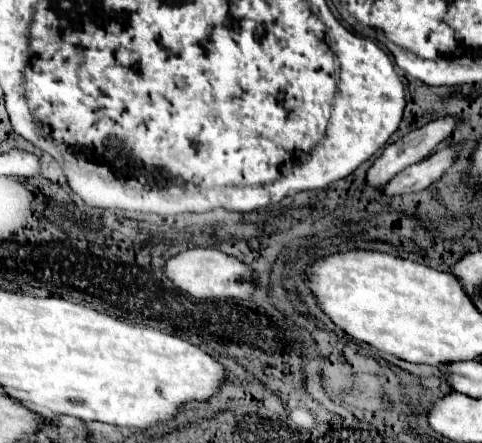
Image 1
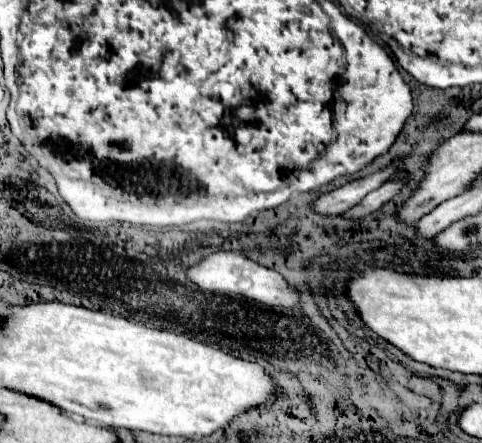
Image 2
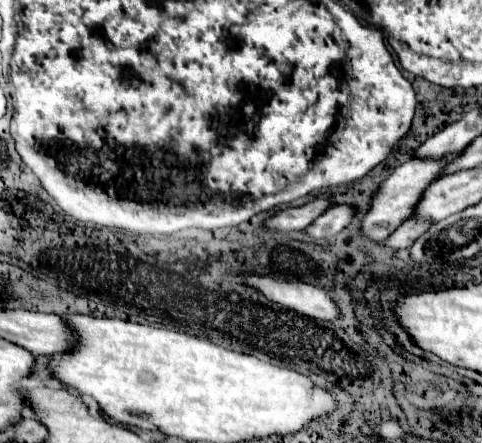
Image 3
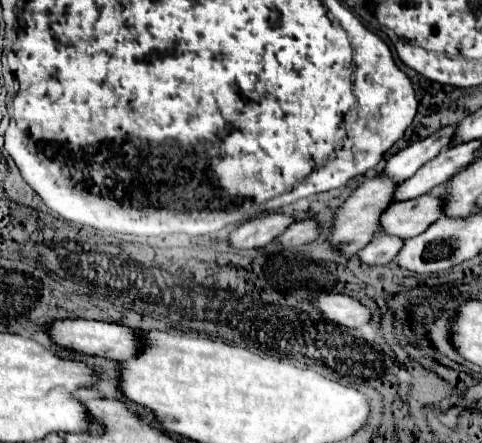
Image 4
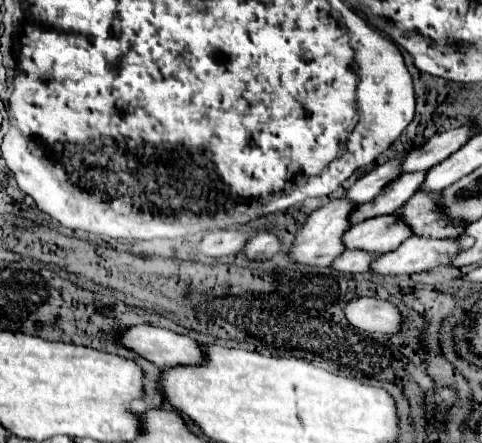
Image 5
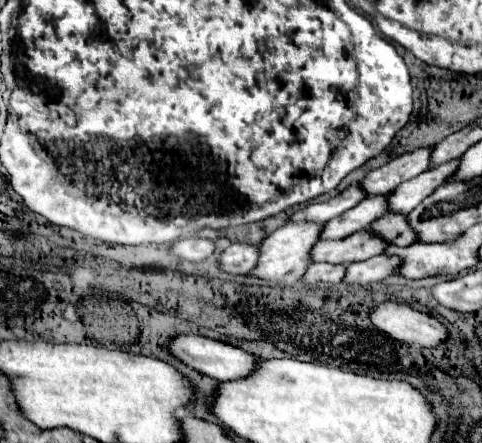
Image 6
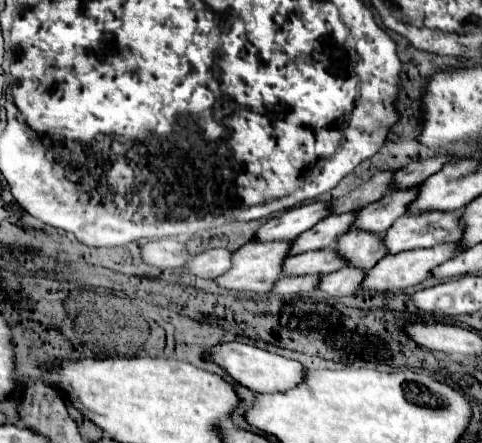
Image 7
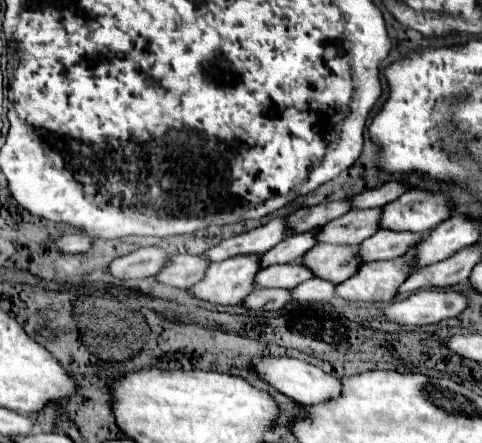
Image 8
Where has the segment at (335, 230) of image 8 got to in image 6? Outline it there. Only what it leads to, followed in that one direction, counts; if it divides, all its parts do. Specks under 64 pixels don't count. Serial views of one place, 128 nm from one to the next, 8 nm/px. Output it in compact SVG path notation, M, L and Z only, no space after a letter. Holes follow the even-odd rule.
M460 158L450 160L448 164L440 164L432 170L422 172L416 178L400 184L388 198L390 212L402 212L402 214L412 212L426 196L430 196L440 184L444 184L450 176L454 176L458 164L460 164Z

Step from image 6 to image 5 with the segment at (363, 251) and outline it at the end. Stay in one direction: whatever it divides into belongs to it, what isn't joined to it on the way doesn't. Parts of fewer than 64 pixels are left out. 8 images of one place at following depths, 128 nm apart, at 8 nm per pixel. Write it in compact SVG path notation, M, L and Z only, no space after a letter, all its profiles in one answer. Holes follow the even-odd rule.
M386 214L386 216L374 216L368 220L362 220L360 224L354 224L346 236L344 242L350 250L362 248L366 252L386 254L396 250L406 238L410 238L414 232L404 222L402 214Z

